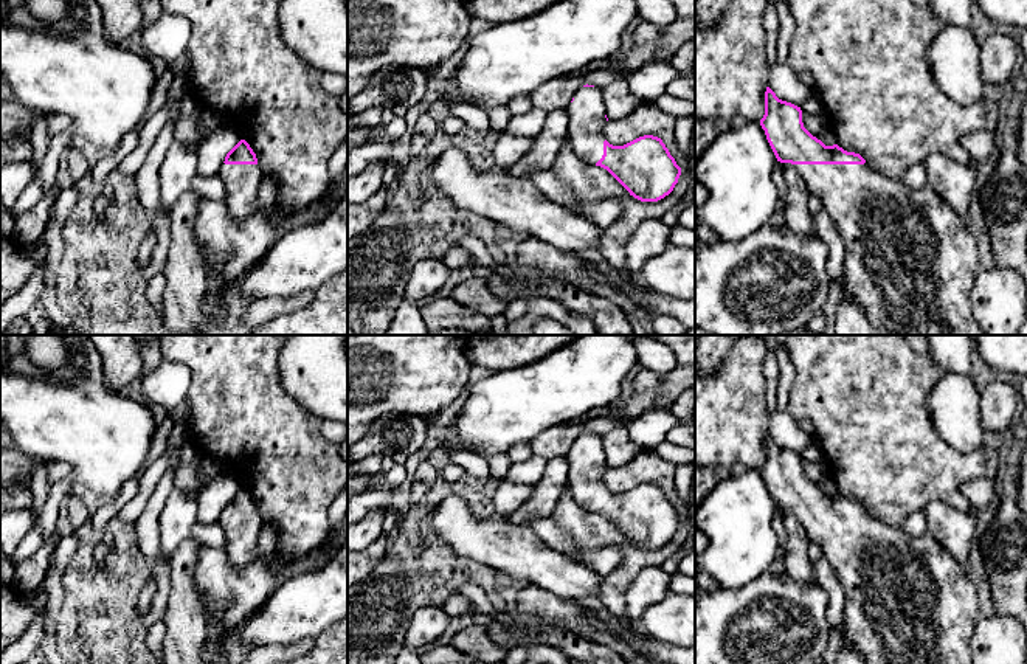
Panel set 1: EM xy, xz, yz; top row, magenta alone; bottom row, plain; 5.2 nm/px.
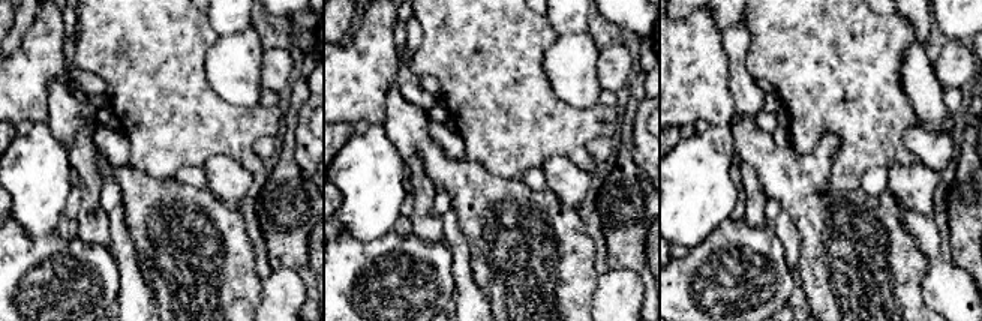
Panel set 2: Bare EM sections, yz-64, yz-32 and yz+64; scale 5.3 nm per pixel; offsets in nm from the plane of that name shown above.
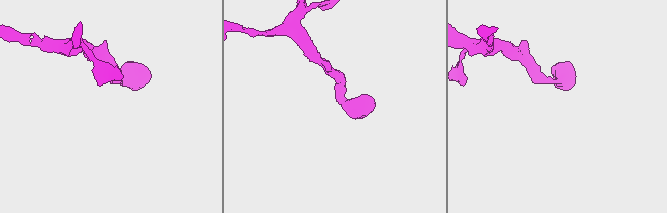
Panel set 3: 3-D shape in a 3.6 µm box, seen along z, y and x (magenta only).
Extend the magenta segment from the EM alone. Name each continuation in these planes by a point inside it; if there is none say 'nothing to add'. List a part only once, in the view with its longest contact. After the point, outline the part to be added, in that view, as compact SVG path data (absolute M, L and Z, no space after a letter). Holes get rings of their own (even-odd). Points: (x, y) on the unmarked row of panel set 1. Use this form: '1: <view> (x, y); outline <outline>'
1: yz (906, 601); outline M794 512L810 541L821 546L824 557L844 586L844 628L866 664L974 664L971 636L979 619L977 591L960 565L928 532L911 537L903 527L877 521L864 512Z

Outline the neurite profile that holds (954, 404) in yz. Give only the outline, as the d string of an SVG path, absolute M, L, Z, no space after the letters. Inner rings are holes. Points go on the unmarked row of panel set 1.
M946 374L928 396L928 410L940 437L962 453L984 447L980 393L970 374Z

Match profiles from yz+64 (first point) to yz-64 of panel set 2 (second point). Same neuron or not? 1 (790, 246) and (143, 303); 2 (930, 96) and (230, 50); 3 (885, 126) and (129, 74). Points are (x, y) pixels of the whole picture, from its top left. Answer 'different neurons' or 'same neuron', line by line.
1: same neuron
2: same neuron
3: same neuron

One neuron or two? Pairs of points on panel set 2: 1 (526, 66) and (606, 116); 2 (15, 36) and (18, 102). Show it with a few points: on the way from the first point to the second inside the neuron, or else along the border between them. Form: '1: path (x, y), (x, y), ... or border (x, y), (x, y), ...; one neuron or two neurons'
1: path (535, 90), (562, 117), (582, 117); one neuron
2: border (35, 18), (15, 50); two neurons

